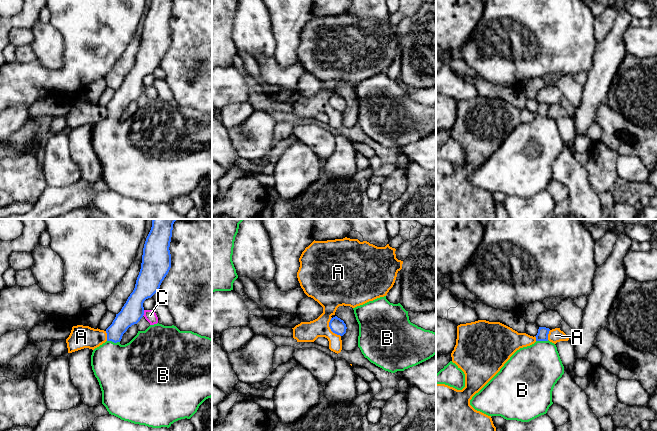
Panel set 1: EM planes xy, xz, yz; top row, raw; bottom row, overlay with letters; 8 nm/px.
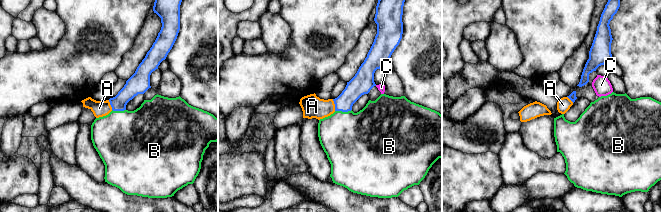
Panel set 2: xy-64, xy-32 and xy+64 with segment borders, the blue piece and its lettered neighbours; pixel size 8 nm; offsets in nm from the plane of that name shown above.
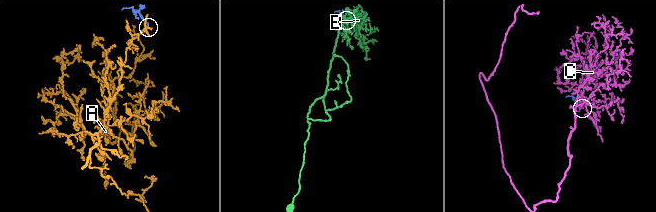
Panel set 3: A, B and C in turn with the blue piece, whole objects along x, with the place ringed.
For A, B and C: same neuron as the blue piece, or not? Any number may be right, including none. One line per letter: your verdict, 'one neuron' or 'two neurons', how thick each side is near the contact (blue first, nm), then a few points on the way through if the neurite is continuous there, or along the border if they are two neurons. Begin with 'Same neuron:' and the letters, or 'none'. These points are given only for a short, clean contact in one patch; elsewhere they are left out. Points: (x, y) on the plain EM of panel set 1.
Same neuron: B
A: two neurons | 120/200 nm | along xz (331, 93), (329, 104), (340, 112)
B: one neuron | 160/420 nm
C: two neurons | 190/90 nm | along xy (144, 86), (142, 91)

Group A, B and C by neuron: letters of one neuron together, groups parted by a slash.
A / B / C

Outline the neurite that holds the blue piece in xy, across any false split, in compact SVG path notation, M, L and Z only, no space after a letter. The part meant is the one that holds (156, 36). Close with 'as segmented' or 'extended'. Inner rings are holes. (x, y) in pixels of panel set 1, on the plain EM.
M152 0L146 14L142 39L135 64L128 73L121 87L116 90L112 100L106 105L107 117L95 124L91 131L91 142L102 167L102 180L109 190L121 196L152 204L169 204L181 195L190 195L199 182L212 173L212 115L192 107L180 107L176 102L162 100L150 101L127 120L121 121L123 110L129 103L137 100L144 91L143 79L151 74L171 44L170 18L173 0Z; extended

